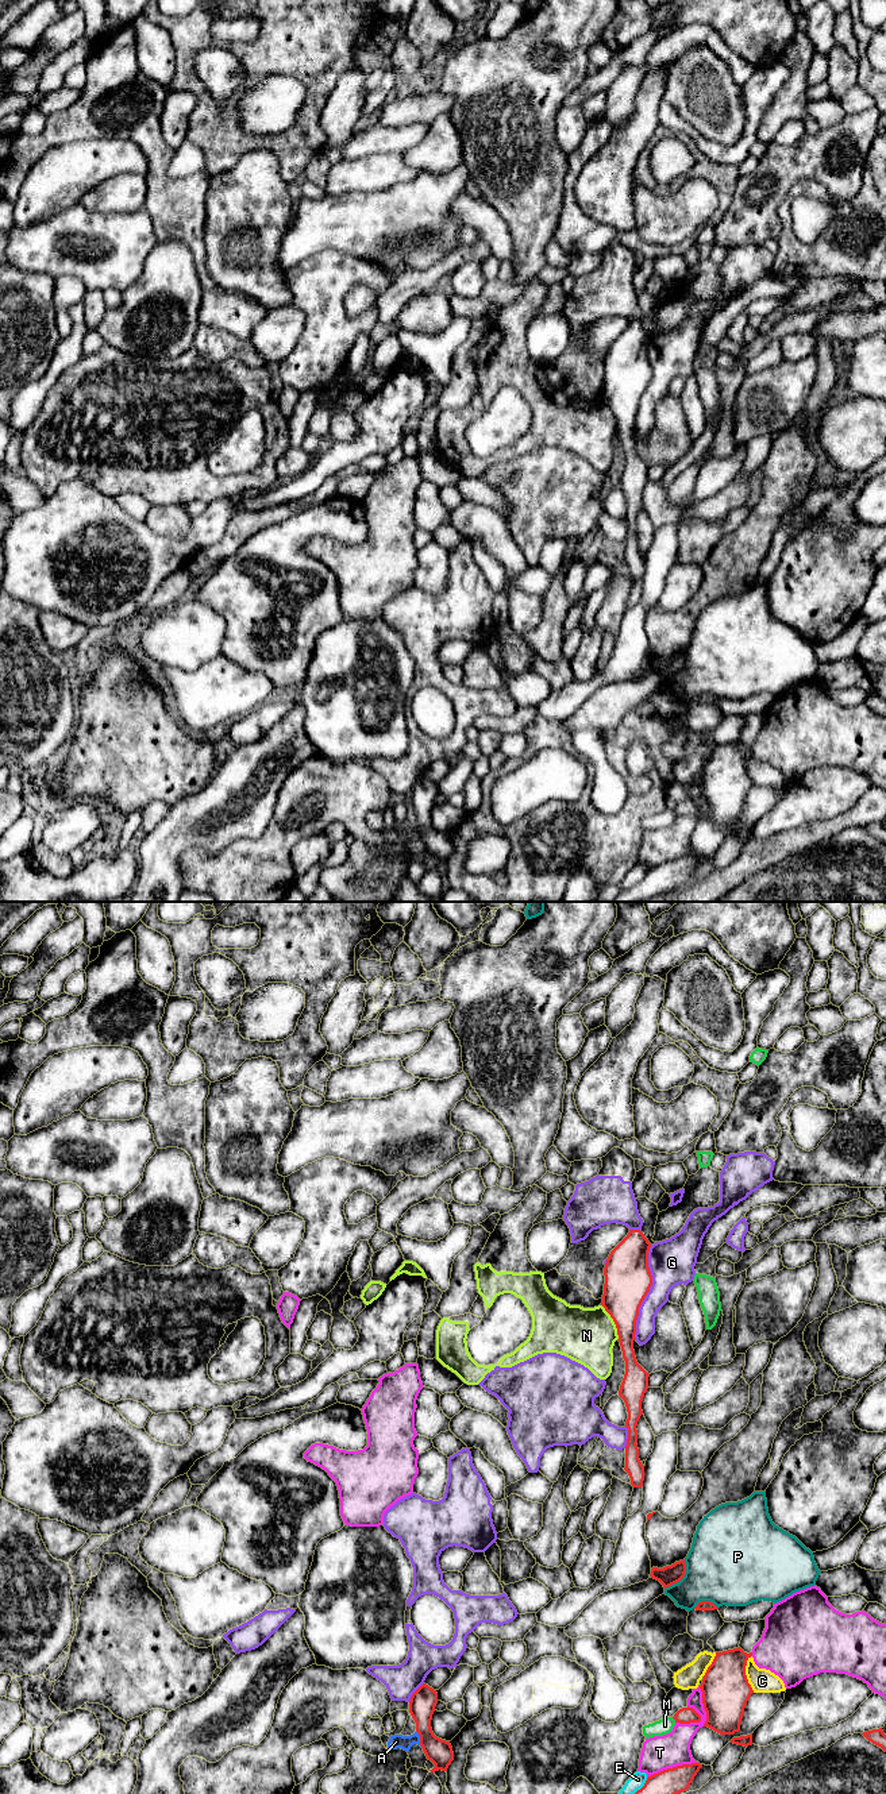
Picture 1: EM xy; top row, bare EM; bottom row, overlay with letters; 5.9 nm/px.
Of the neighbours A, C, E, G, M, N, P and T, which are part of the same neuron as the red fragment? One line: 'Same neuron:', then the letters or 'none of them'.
Same neuron: none of them

